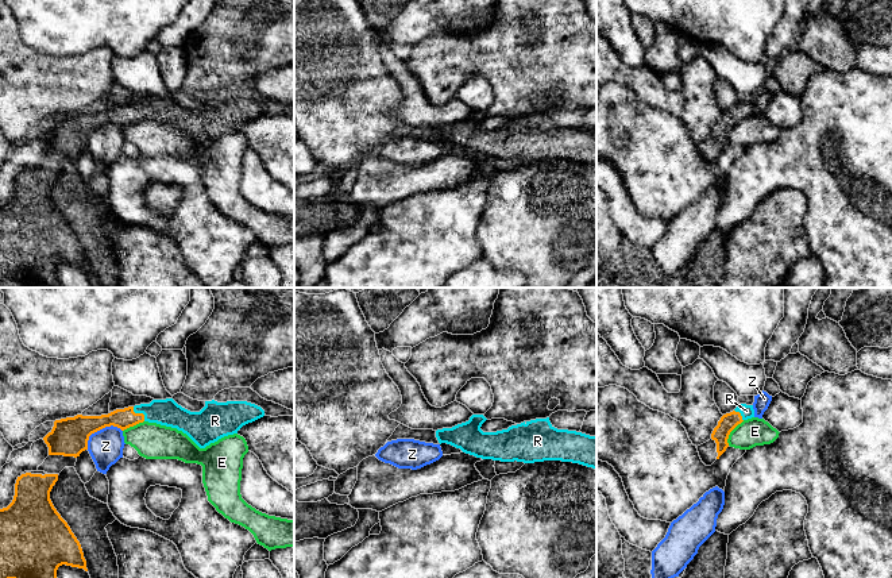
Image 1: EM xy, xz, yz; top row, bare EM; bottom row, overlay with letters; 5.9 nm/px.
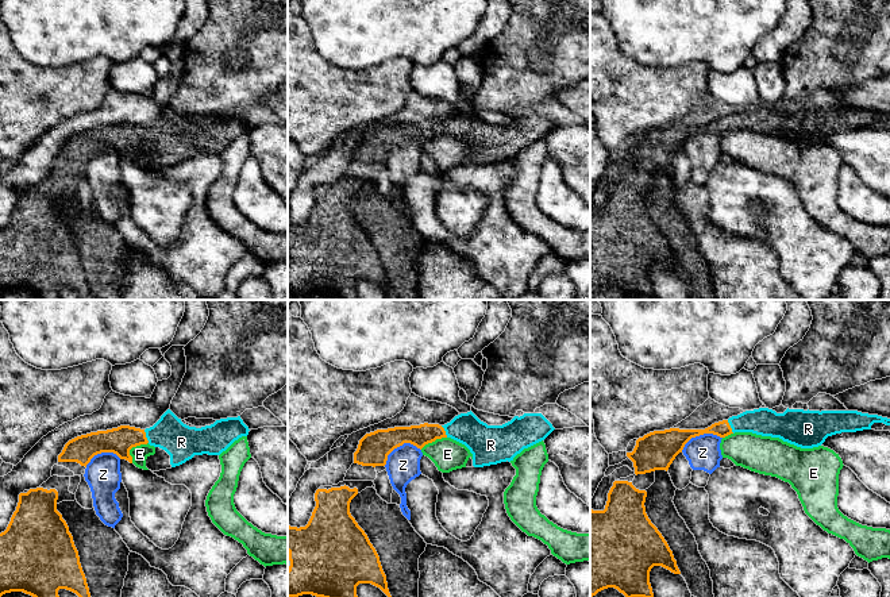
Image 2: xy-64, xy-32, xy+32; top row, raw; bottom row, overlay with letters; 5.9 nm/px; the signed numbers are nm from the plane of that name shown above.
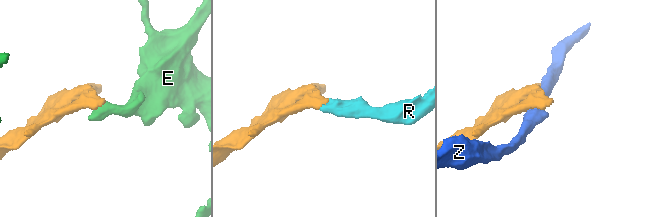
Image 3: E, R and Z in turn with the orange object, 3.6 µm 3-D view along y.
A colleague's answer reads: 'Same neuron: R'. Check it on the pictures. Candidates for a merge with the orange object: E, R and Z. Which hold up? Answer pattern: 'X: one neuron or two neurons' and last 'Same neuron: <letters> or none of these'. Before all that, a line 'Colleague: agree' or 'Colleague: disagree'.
Colleague: agree
E: two neurons
R: one neuron
Z: two neurons
Same neuron: R

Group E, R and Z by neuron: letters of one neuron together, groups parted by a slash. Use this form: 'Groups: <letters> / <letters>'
Groups: E / R / Z

